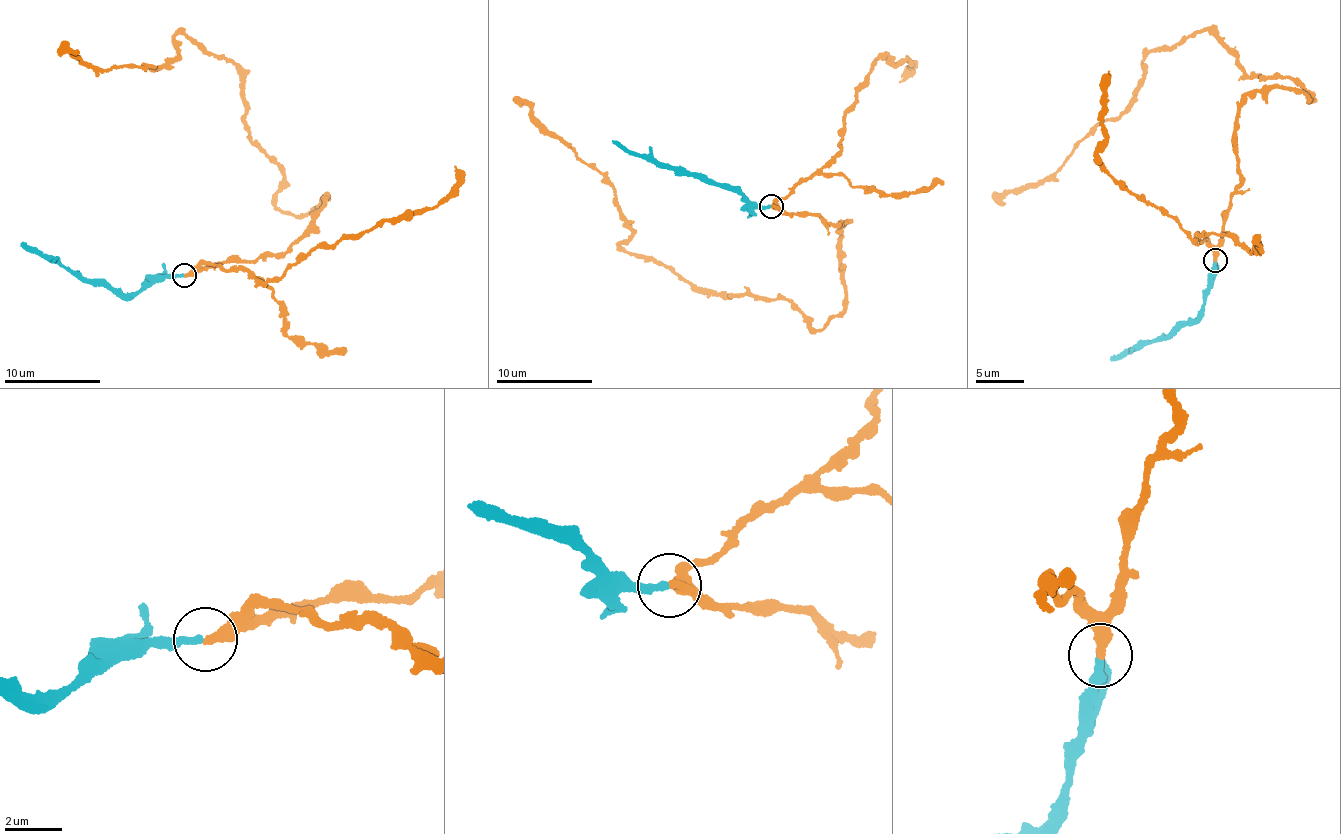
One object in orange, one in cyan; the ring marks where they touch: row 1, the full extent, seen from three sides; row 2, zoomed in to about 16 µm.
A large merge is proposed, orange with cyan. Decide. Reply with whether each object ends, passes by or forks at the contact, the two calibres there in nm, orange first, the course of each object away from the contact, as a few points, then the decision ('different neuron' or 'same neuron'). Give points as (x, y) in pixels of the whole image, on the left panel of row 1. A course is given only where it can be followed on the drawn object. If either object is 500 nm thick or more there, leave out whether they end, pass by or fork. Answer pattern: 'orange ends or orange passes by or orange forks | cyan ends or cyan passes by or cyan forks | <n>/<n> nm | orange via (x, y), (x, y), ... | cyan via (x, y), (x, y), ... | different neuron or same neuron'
orange ends | cyan ends | 300/260 nm | orange via (185, 275), (279, 255), (327, 197), (276, 207), (237, 68), (180, 34), (152, 67), (81, 64), (63, 41) | cyan via (185, 275), (161, 275), (136, 292), (126, 293), (78, 279), (59, 263), (24, 250), (22, 243) | same neuron

